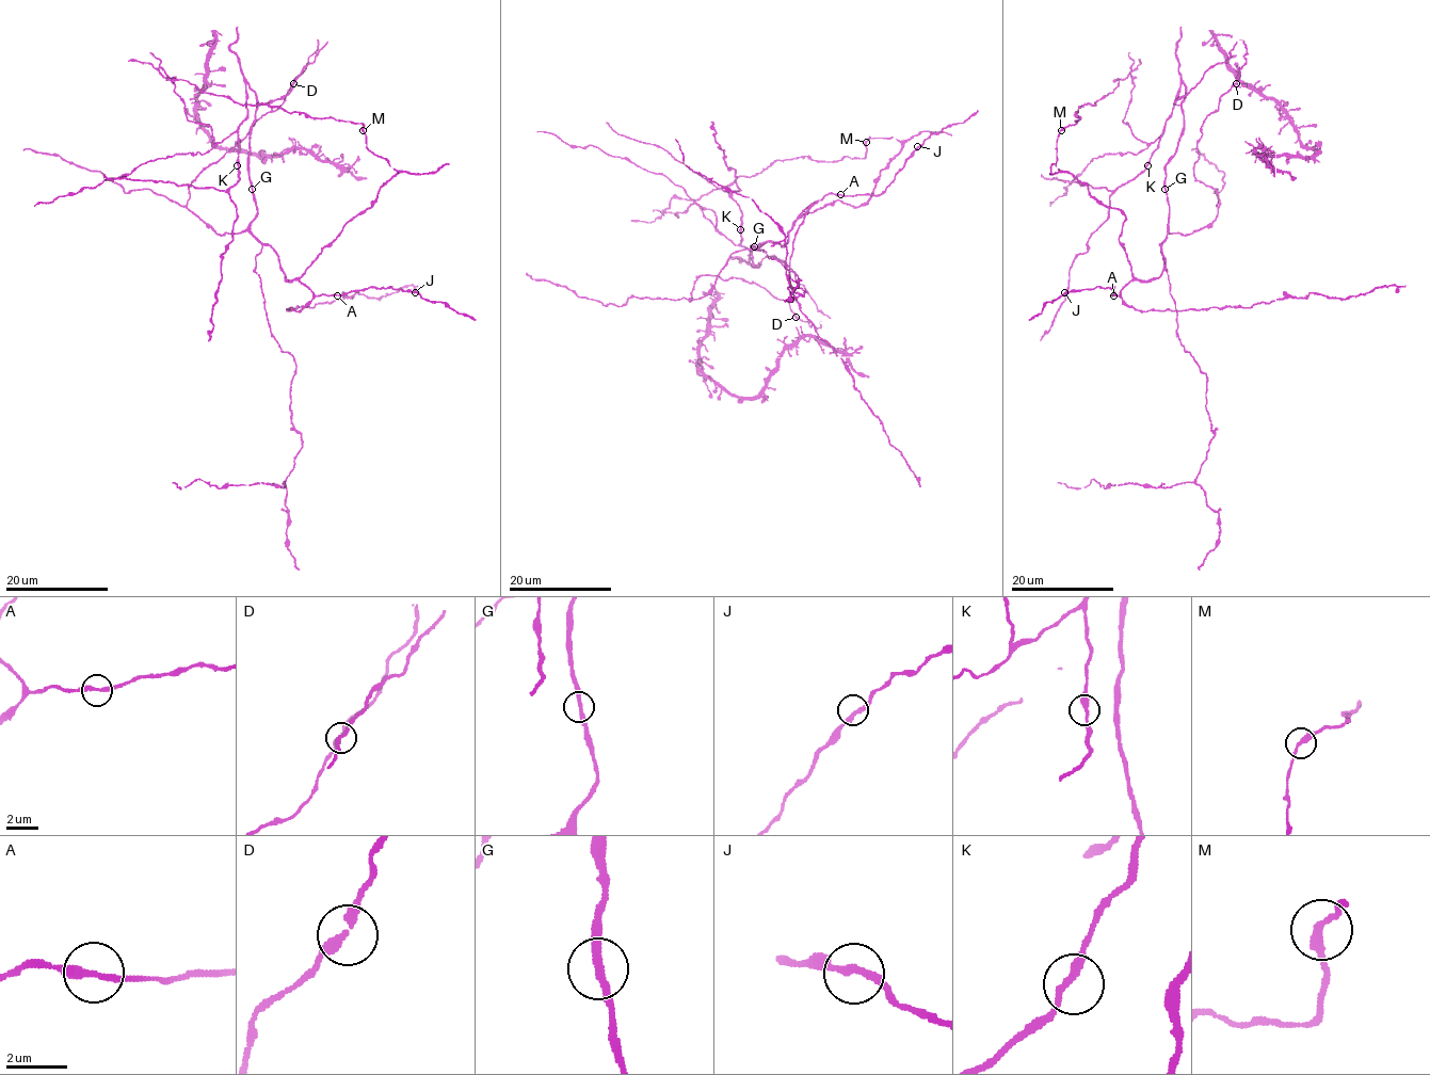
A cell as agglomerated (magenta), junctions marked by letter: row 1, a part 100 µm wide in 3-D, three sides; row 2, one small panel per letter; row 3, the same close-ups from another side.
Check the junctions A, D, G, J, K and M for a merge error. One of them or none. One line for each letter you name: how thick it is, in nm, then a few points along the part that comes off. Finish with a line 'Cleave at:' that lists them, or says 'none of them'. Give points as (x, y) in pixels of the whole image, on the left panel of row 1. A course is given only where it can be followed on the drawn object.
Cleave at: none of them

